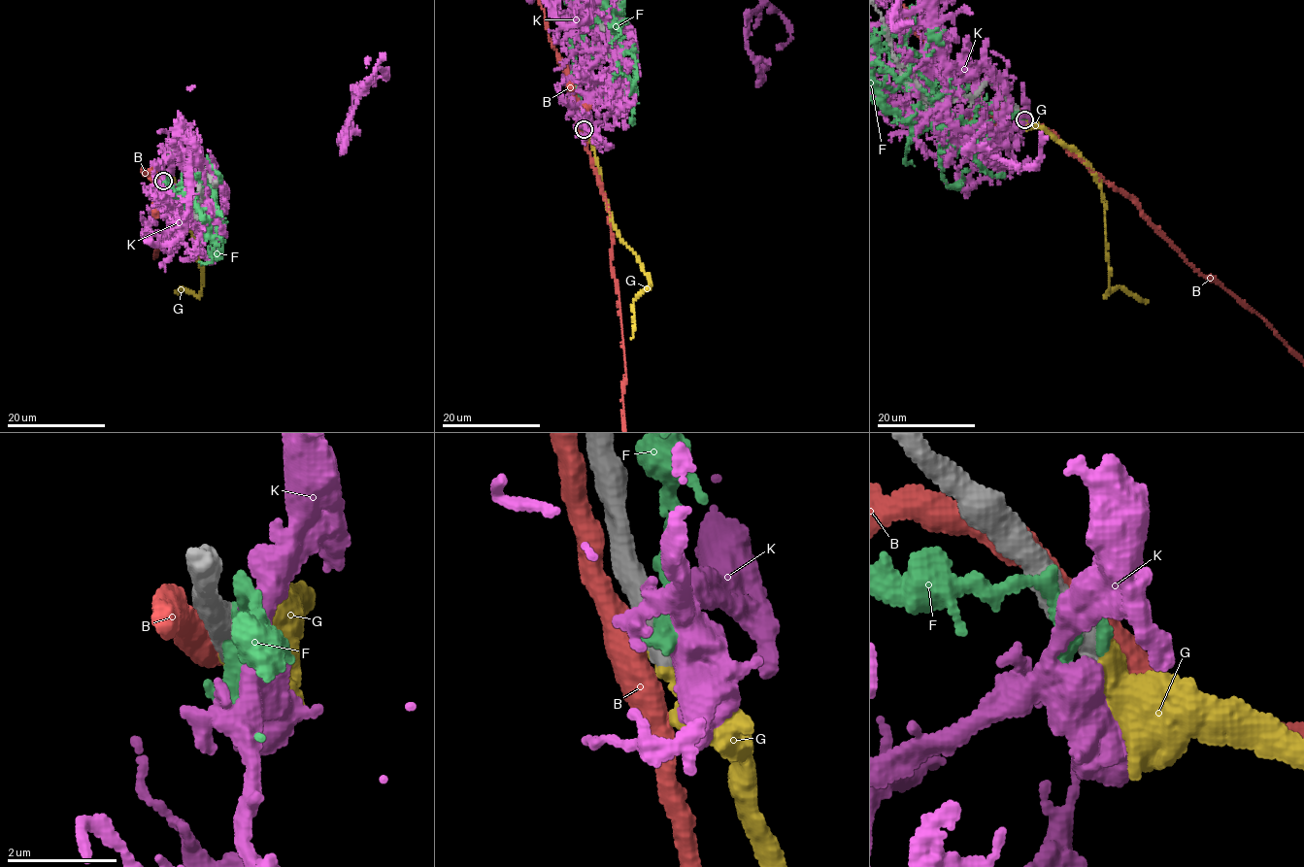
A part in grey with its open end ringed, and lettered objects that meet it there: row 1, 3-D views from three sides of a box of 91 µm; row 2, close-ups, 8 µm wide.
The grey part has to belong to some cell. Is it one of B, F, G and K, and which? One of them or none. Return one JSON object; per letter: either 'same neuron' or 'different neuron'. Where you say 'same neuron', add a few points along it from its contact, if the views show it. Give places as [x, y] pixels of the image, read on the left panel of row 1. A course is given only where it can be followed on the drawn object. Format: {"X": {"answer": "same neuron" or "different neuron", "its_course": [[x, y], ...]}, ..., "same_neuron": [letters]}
{"B": {"answer": "different neuron"}, "F": {"answer": "different neuron"}, "G": {"answer": "same neuron"}, "K": {"answer": "different neuron"}, "same_neuron": ["G"]}

